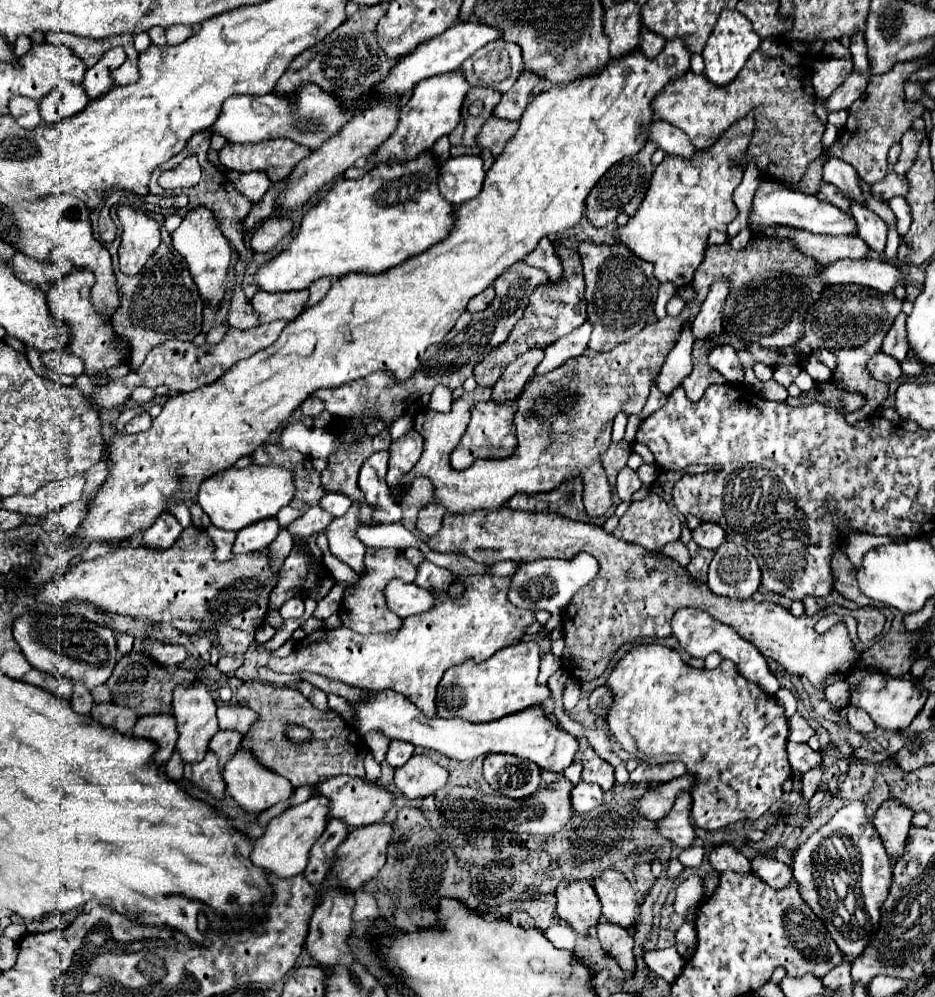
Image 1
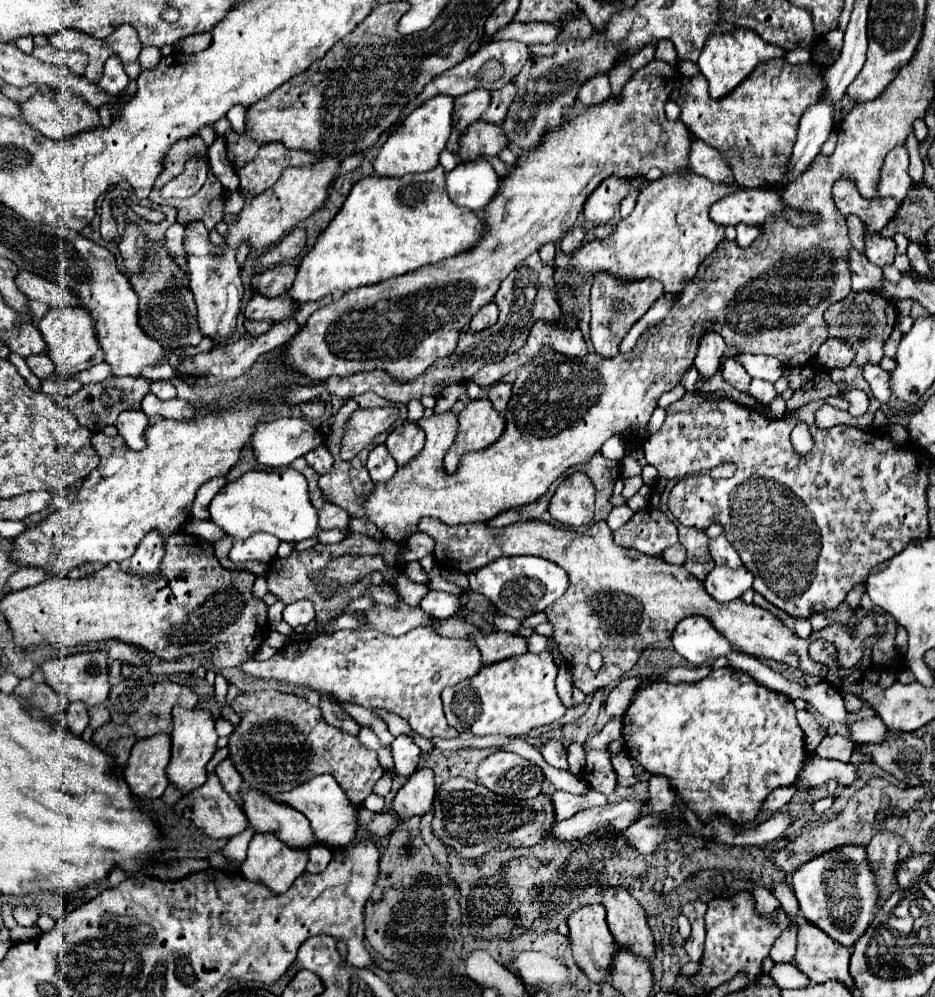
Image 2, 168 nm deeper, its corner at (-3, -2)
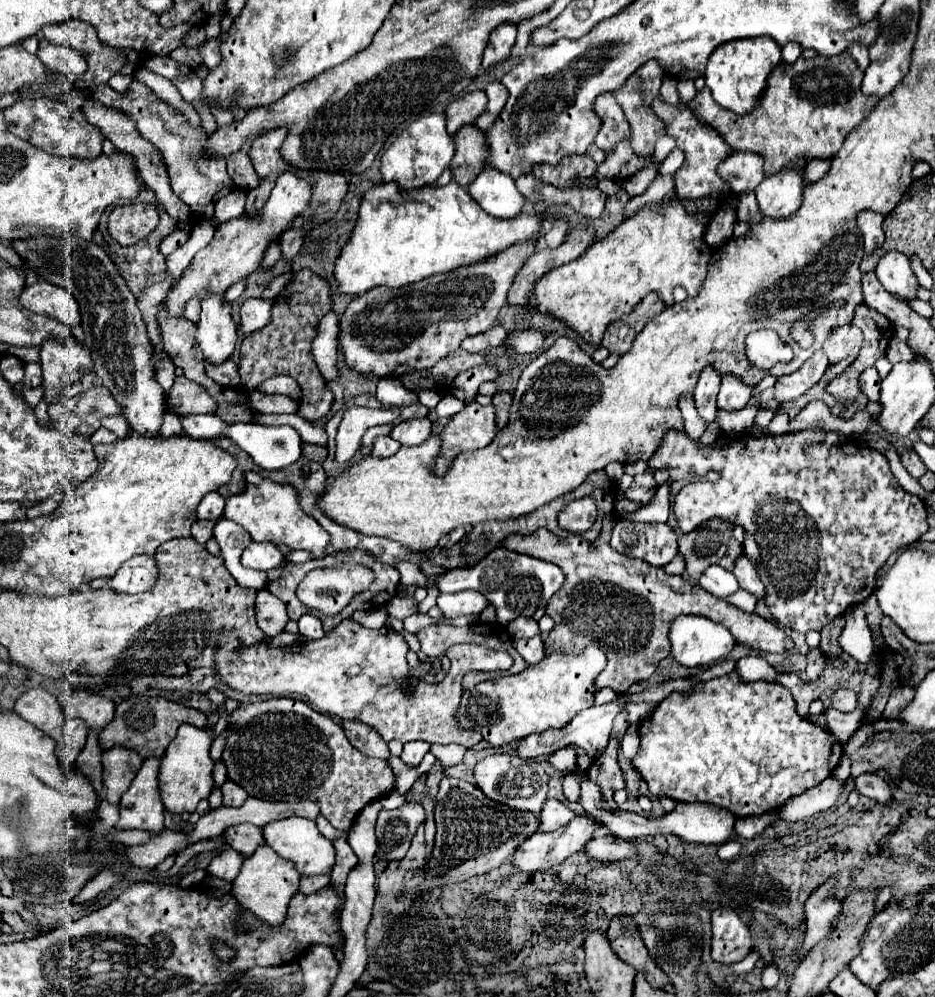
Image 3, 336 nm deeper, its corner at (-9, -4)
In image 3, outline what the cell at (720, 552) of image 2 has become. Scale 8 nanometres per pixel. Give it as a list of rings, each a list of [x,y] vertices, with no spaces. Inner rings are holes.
[[[741,557],[737,561],[737,567],[735,567],[733,573],[735,573],[741,589],[753,593],[757,599],[763,599],[765,597],[765,585],[761,583],[761,579],[759,579],[753,563],[747,557]]]

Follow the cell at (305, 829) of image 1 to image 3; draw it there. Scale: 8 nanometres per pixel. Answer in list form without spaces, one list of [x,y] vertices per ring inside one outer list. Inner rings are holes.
[[[263,845],[255,851],[253,857],[243,861],[239,875],[233,881],[231,895],[235,897],[235,901],[241,909],[245,909],[249,913],[253,911],[253,915],[259,921],[263,921],[271,927],[277,927],[285,921],[287,905],[289,905],[289,899],[297,893],[299,879],[301,879],[301,875],[297,875],[297,871],[293,871],[293,865],[289,861],[275,855],[275,851],[269,845]]]

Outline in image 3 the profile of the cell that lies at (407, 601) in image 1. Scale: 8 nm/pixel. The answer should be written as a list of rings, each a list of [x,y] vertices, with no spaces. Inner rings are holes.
[[[467,589],[459,593],[441,593],[437,599],[437,607],[445,617],[461,617],[461,615],[479,615],[489,605],[487,597],[479,591]]]

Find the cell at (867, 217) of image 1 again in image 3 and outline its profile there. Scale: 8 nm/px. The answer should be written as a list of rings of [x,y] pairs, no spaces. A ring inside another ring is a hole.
[[[889,251],[883,255],[883,259],[877,265],[877,279],[881,281],[881,285],[885,287],[885,291],[889,291],[891,295],[895,295],[897,299],[909,303],[913,299],[917,299],[917,277],[911,271],[909,259],[899,253],[899,251]]]

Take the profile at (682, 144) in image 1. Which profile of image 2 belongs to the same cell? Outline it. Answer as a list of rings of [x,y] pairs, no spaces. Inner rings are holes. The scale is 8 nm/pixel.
[[[691,135],[691,149],[689,149],[689,161],[687,169],[691,169],[697,175],[703,175],[711,181],[727,183],[735,181],[731,169],[727,167],[727,161],[721,157],[721,153],[707,143],[699,141],[695,135]]]

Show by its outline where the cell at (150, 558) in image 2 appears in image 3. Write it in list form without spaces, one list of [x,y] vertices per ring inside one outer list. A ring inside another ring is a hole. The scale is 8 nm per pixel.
[[[137,555],[125,561],[113,579],[109,579],[109,589],[125,595],[135,595],[147,591],[157,581],[157,563],[155,559]]]

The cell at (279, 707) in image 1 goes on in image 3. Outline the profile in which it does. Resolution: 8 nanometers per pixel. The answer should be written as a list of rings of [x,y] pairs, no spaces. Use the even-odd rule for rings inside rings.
[[[267,699],[267,701],[261,701],[261,703],[249,703],[249,705],[241,705],[237,707],[231,715],[229,715],[229,737],[225,741],[225,749],[223,749],[223,763],[227,765],[227,777],[233,779],[239,787],[243,787],[249,797],[257,797],[257,799],[263,799],[263,801],[305,801],[305,799],[315,799],[319,801],[319,807],[321,807],[321,815],[337,829],[337,831],[349,831],[359,815],[359,811],[369,805],[371,801],[377,801],[385,795],[389,795],[395,787],[395,775],[391,771],[391,767],[383,761],[383,759],[373,759],[373,757],[367,757],[363,753],[359,753],[345,737],[343,733],[343,727],[337,725],[333,721],[333,717],[329,715],[323,715],[323,713],[317,713],[313,711],[307,703],[303,701],[295,701],[295,699]]]

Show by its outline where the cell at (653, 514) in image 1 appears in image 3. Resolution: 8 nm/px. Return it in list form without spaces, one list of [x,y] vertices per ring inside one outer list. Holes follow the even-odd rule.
[[[619,519],[613,527],[613,537],[611,537],[611,547],[627,557],[637,557],[643,559],[645,563],[653,567],[665,567],[677,553],[677,535],[667,523],[635,523],[629,519]]]

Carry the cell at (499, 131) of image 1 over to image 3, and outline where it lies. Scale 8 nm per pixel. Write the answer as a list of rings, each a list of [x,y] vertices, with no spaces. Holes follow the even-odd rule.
[[[473,125],[461,127],[457,135],[453,135],[455,141],[455,157],[451,161],[453,181],[461,183],[463,189],[469,187],[469,183],[483,171],[485,159],[489,157],[489,149],[485,147],[485,133],[477,131]]]

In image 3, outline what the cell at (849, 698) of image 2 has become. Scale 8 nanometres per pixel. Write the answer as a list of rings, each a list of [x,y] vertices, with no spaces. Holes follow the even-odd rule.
[[[835,689],[831,695],[829,695],[829,701],[831,701],[831,707],[839,709],[839,711],[851,711],[853,705],[857,703],[857,697],[853,691],[849,689]]]

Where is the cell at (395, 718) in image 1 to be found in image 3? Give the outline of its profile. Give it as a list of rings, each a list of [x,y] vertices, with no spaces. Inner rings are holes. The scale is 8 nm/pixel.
[[[569,775],[569,779],[563,781],[563,789],[565,789],[567,801],[577,801],[577,775]]]

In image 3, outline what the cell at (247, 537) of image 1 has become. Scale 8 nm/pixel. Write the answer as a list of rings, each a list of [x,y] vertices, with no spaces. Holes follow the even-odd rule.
[[[251,543],[243,557],[241,557],[241,563],[245,567],[251,567],[251,569],[257,569],[257,571],[271,571],[275,567],[279,567],[283,563],[283,553],[273,545],[273,543]]]

